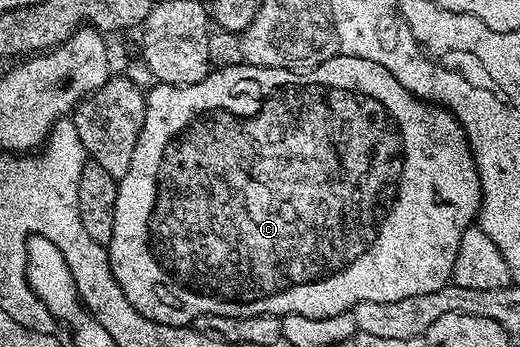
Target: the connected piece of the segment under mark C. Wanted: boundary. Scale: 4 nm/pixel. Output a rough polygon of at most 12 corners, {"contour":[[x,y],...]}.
{"contour":[[378,62],[153,83],[110,270],[159,324],[442,290],[464,127]]}

